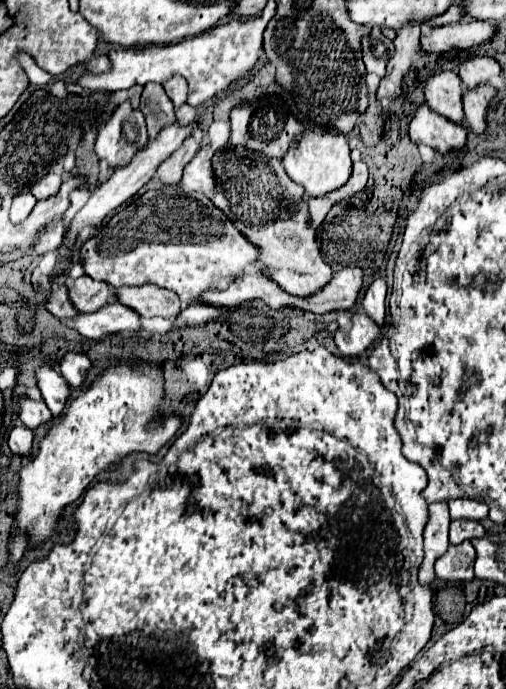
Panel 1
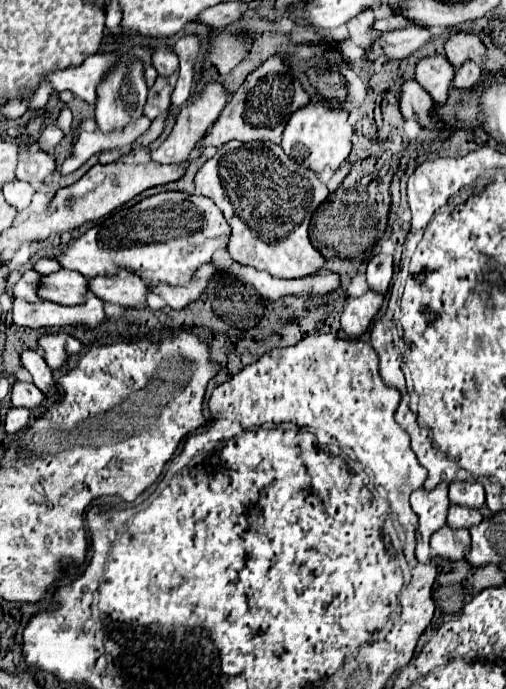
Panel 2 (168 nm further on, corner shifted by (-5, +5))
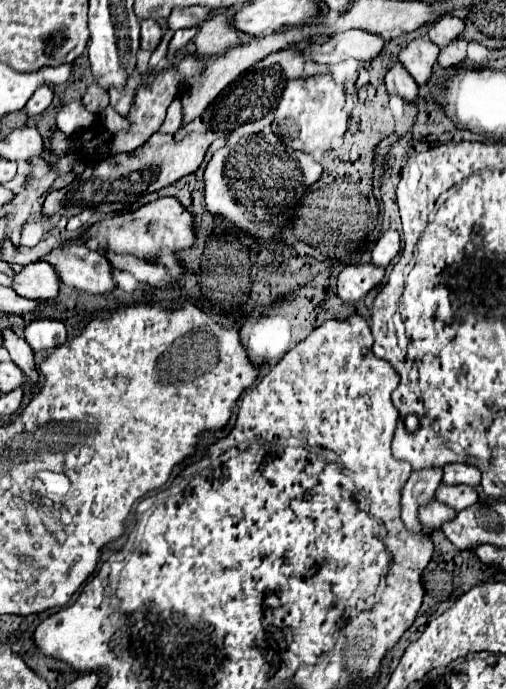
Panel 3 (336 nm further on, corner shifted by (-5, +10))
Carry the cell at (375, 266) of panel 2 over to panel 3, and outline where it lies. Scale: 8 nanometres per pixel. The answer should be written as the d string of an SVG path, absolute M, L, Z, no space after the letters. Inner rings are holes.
M386 230L380 240L374 244L372 250L372 264L386 268L390 264L390 260L398 254L400 250L400 240L398 240L398 232L396 230Z

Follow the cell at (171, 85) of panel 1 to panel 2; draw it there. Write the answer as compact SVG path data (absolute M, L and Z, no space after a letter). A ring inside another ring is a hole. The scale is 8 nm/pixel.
M156 47L152 55L152 65L156 67L158 75L170 77L172 73L178 71L178 57L168 47Z

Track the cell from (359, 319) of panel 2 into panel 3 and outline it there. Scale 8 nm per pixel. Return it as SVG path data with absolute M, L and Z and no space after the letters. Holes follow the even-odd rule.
M374 264L346 266L338 276L338 296L346 304L356 304L374 286L378 286L382 278L384 278L384 268L376 268Z

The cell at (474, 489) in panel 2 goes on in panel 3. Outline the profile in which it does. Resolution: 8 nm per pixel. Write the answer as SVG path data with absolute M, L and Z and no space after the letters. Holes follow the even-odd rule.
M446 464L444 466L444 484L468 484L478 486L480 484L480 470L470 464Z

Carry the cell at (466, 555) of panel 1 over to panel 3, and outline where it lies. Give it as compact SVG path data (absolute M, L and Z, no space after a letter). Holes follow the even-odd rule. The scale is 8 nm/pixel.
M430 500L428 504L418 508L418 520L422 526L428 528L440 528L444 522L452 520L452 516L456 518L456 510L448 508L446 504L440 504L438 500Z

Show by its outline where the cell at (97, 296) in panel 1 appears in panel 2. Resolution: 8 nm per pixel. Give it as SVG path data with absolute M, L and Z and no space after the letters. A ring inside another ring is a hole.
M60 269L58 273L44 275L40 281L40 297L60 305L80 305L86 301L88 279L76 271Z

